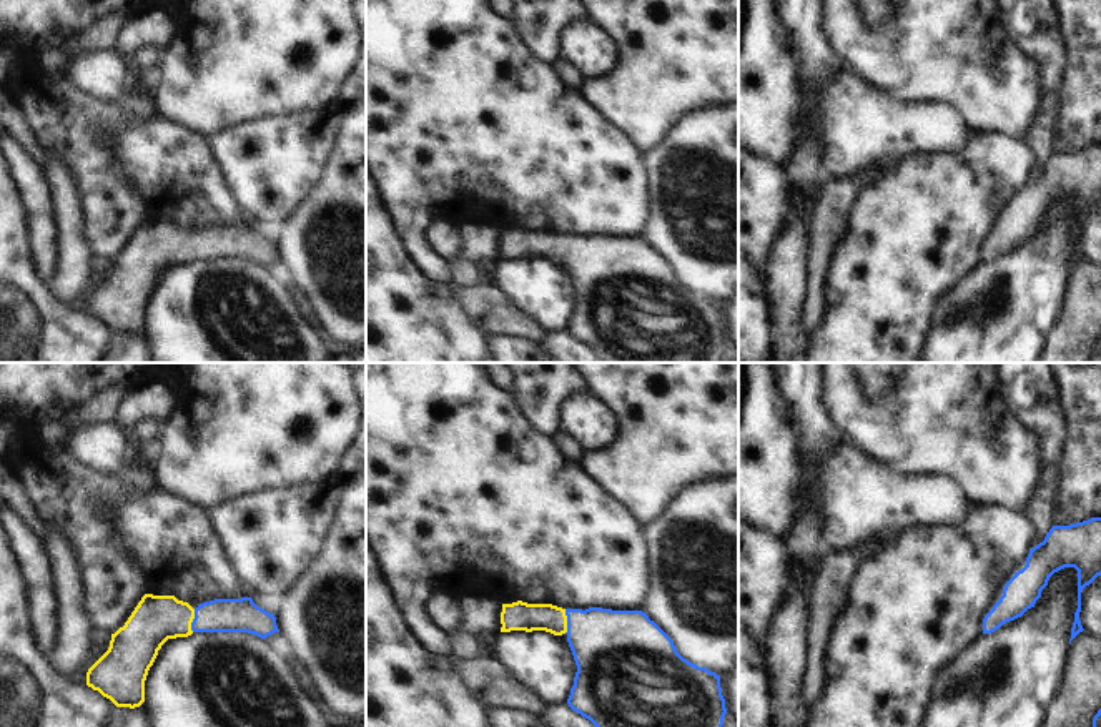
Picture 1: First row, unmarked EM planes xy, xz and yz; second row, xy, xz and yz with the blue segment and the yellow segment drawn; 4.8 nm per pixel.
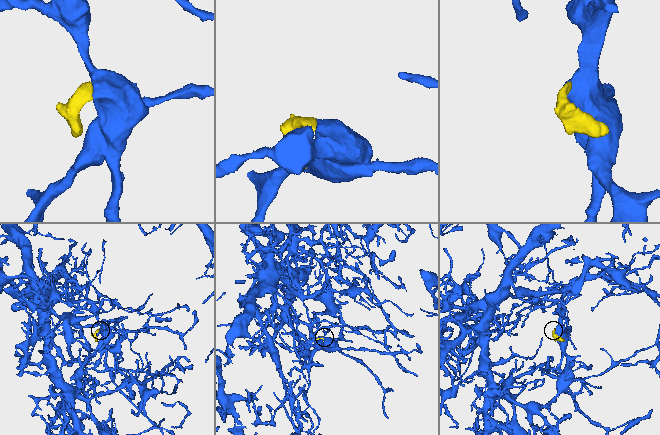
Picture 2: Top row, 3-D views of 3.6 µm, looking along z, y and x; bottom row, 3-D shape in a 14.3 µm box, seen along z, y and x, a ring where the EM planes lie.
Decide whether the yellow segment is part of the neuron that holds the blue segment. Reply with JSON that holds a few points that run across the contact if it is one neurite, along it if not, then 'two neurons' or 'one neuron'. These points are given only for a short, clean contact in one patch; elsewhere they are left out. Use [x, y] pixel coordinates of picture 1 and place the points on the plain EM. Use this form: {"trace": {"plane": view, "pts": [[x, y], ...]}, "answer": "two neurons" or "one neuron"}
{"trace": {"plane": "xz", "pts": [[611, 276], [576, 250], [567, 248], [519, 243]]}, "answer": "one neuron"}

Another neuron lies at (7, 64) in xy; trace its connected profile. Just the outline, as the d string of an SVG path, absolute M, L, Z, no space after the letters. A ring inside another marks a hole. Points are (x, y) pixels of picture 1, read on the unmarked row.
M0 47L0 85L15 87L15 60L13 55Z

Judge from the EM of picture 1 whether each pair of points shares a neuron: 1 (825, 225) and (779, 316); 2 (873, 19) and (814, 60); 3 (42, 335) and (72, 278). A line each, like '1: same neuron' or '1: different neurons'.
1: different neurons
2: different neurons
3: different neurons

